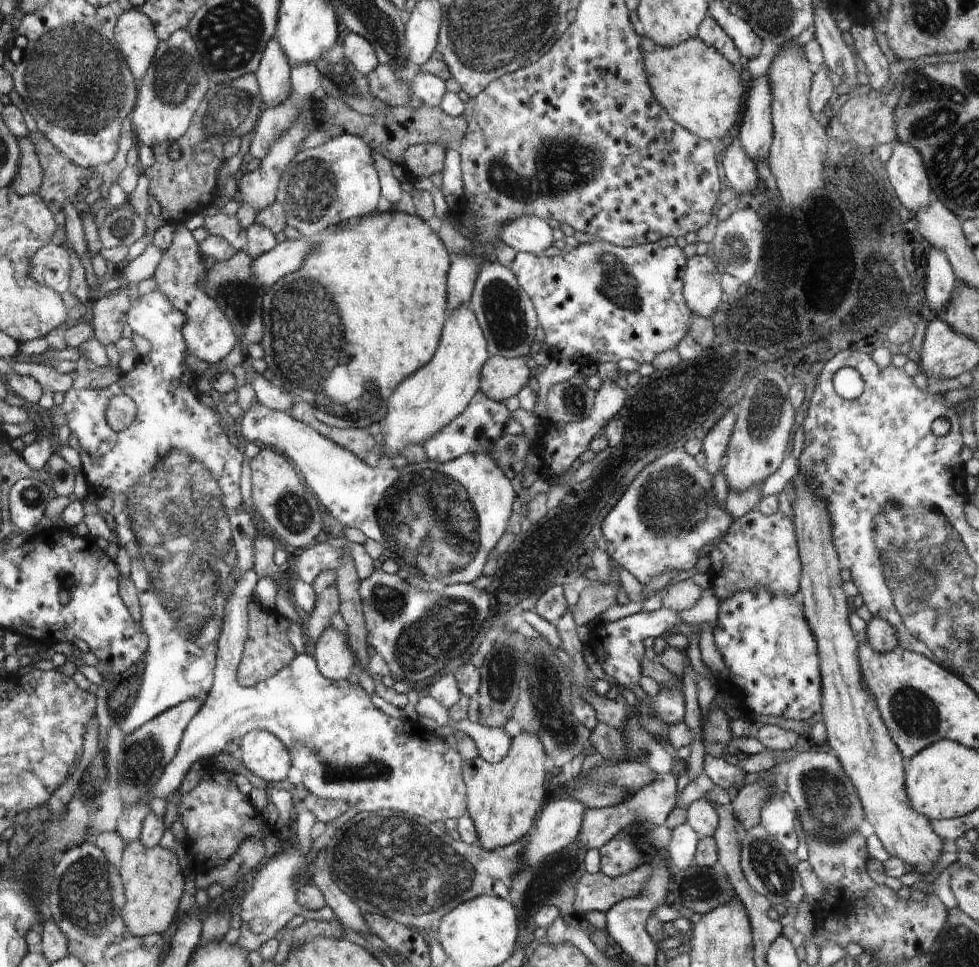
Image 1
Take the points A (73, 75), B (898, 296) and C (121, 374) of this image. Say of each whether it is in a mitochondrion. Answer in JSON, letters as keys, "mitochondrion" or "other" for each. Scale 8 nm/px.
{"A":"mitochondrion","B":"mitochondrion","C":"other"}

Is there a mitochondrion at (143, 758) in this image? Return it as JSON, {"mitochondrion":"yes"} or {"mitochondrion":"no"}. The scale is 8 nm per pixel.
{"mitochondrion":"yes"}

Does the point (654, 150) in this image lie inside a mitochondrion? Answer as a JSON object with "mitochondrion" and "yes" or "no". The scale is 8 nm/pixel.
{"mitochondrion":"no"}

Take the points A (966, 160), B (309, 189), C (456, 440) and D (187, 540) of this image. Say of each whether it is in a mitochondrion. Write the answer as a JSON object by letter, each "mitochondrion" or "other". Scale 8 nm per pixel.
{"A":"mitochondrion","B":"mitochondrion","C":"other","D":"mitochondrion"}

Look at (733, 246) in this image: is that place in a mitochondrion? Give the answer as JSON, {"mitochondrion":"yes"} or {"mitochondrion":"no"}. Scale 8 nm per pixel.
{"mitochondrion":"yes"}

